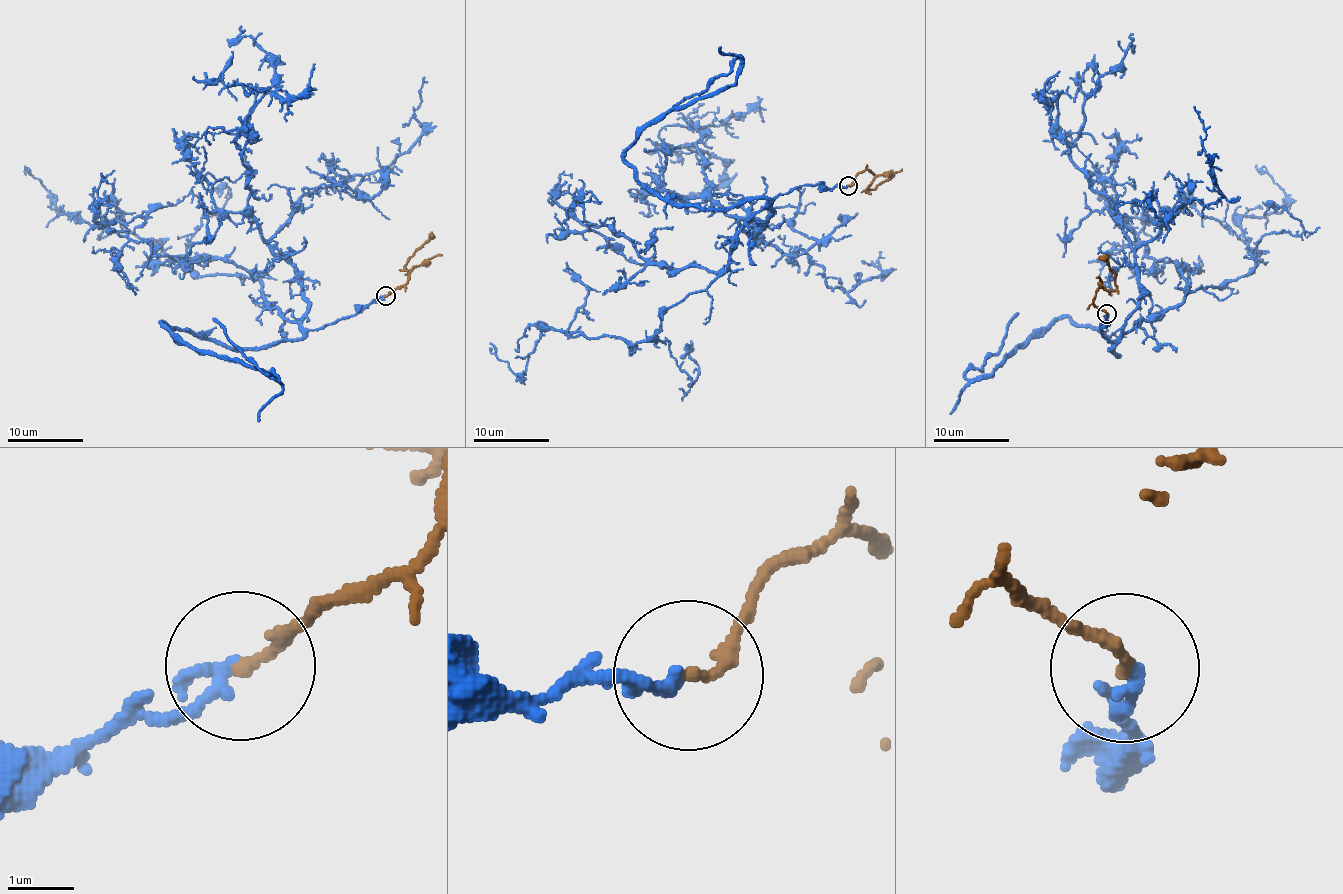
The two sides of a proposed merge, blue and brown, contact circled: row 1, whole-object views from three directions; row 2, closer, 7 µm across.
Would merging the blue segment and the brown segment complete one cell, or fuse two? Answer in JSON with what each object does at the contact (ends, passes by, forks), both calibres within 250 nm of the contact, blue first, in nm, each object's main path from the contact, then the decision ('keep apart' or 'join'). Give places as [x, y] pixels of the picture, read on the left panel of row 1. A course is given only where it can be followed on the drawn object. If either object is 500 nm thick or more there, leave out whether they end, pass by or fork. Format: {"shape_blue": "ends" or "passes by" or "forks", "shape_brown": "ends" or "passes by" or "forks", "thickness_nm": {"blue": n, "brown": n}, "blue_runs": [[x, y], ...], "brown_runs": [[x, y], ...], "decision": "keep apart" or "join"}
{"shape_blue": "ends", "shape_brown": "ends", "thickness_nm": {"blue": 200, "brown": 180}, "blue_runs": [[386, 295], [300, 338], [260, 347], [230, 349], [162, 322], [187, 345], [266, 371], [281, 383], [212, 318]], "brown_runs": [[386, 295], [407, 281], [412, 268], [406, 268], [406, 261], [433, 236]], "decision": "join"}

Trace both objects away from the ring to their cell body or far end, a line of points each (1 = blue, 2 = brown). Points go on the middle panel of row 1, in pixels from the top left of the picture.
1: (848, 186), (677, 206), (637, 179), (625, 148), (727, 89), (741, 60), (672, 109)
2: (848, 186), (859, 172), (868, 170), (873, 176), (868, 191), (875, 190), (893, 169)

